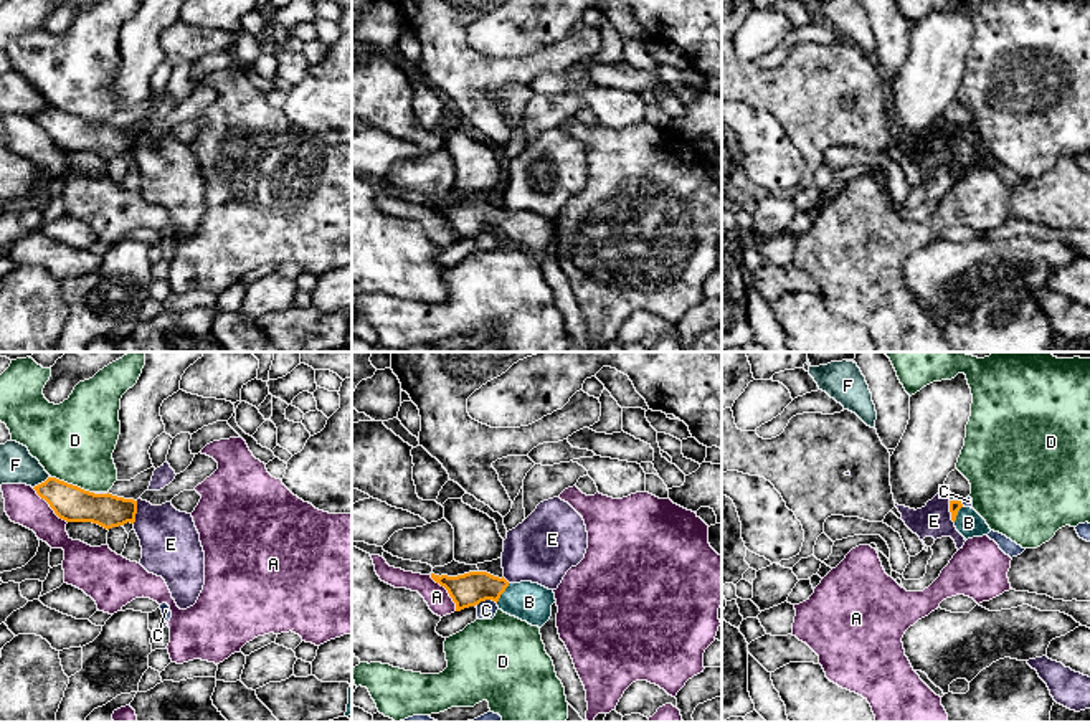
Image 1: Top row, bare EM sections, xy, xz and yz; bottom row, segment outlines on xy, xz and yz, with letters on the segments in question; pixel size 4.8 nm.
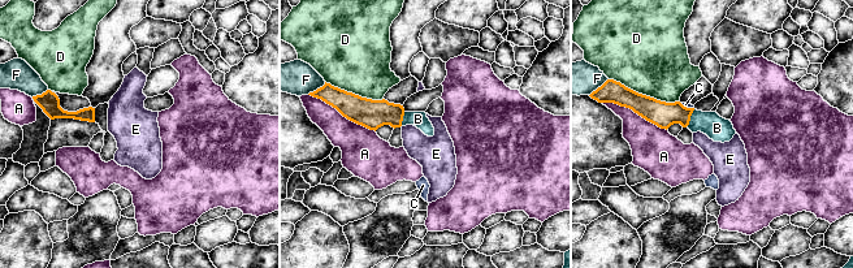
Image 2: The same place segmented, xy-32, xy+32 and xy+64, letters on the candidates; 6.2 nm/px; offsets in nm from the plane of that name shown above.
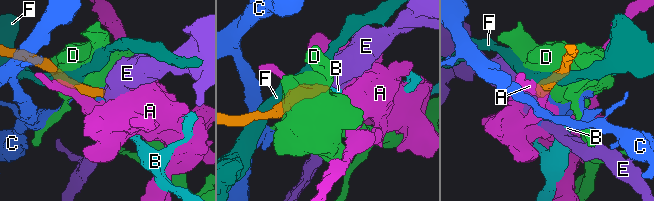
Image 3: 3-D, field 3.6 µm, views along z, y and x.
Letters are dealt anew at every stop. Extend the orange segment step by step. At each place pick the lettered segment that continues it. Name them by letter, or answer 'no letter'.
B

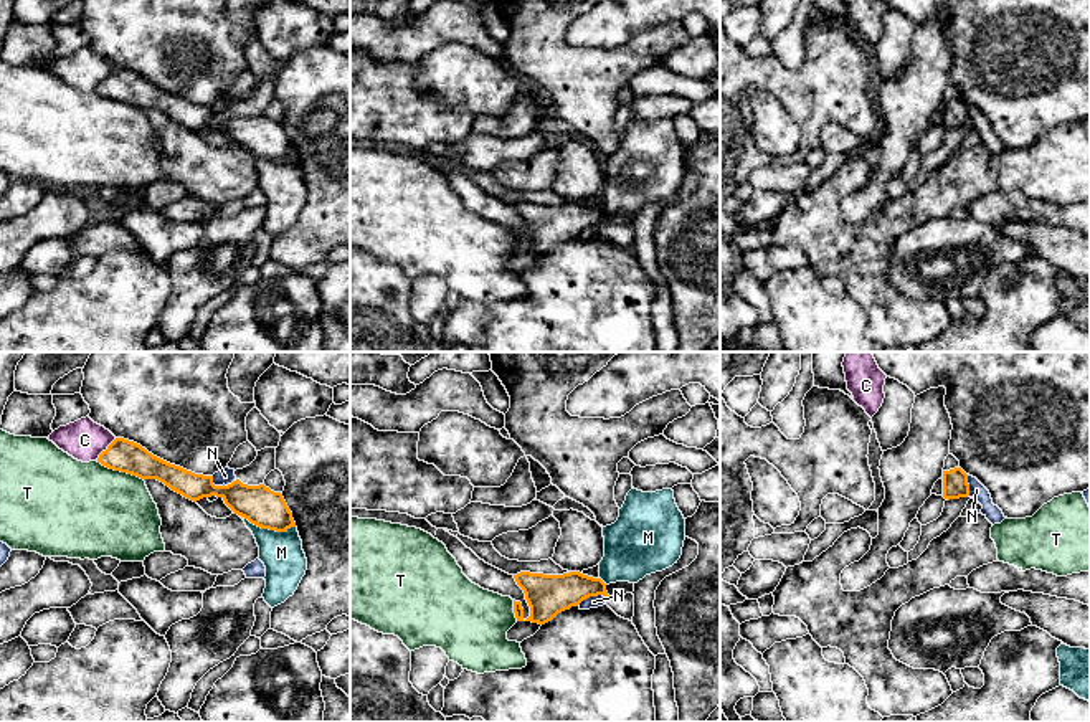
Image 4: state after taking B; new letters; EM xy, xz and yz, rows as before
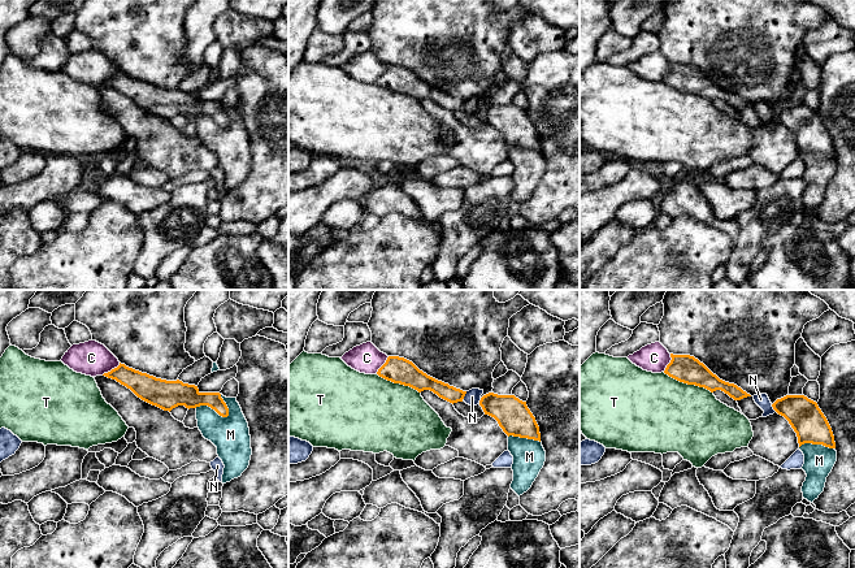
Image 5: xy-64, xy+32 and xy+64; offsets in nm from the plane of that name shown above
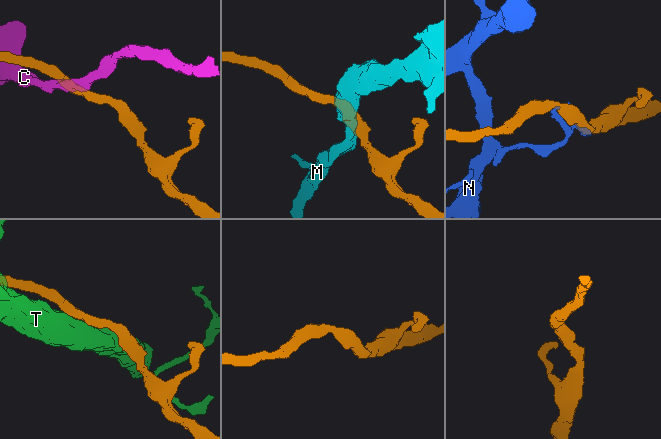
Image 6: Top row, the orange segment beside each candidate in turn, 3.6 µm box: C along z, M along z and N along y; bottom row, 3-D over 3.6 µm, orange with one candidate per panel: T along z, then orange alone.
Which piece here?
no letter

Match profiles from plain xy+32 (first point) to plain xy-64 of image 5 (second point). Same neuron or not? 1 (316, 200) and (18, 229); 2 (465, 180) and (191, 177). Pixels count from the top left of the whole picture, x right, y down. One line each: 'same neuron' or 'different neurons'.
1: different neurons
2: different neurons

